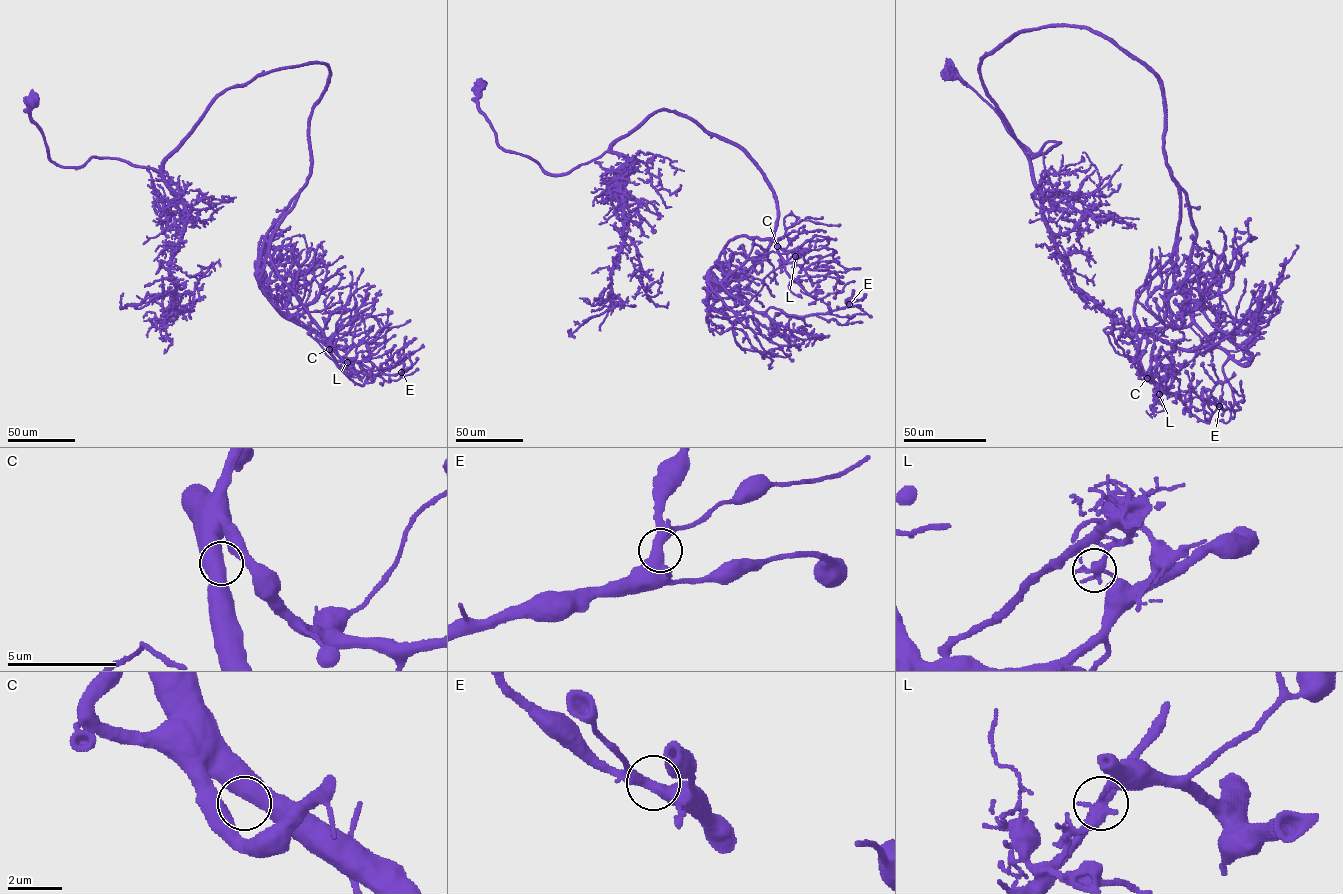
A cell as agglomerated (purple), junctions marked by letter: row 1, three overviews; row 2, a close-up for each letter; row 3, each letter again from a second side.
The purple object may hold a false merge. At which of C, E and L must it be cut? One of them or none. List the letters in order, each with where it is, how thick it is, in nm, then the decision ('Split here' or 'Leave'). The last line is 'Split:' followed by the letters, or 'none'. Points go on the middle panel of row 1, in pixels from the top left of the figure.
C: Place: (777, 246). Thickness 550 nm. Leave
E: Place: (849, 304). Thickness 460 nm. Leave
L: Place: (795, 256). Thickness 360 nm. Split here
Split: L

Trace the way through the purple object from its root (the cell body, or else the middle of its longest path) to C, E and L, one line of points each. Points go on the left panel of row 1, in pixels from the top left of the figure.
C: (31, 99), (56, 164), (117, 158), (158, 170), (227, 89), (325, 63), (310, 175), (269, 258), (329, 349)
E: (31, 99), (56, 164), (158, 170), (227, 89), (325, 63), (310, 175), (261, 289), (356, 370), (401, 372)
L: (31, 99), (56, 164), (117, 158), (158, 170), (227, 89), (325, 63), (310, 175), (269, 258), (347, 362)

